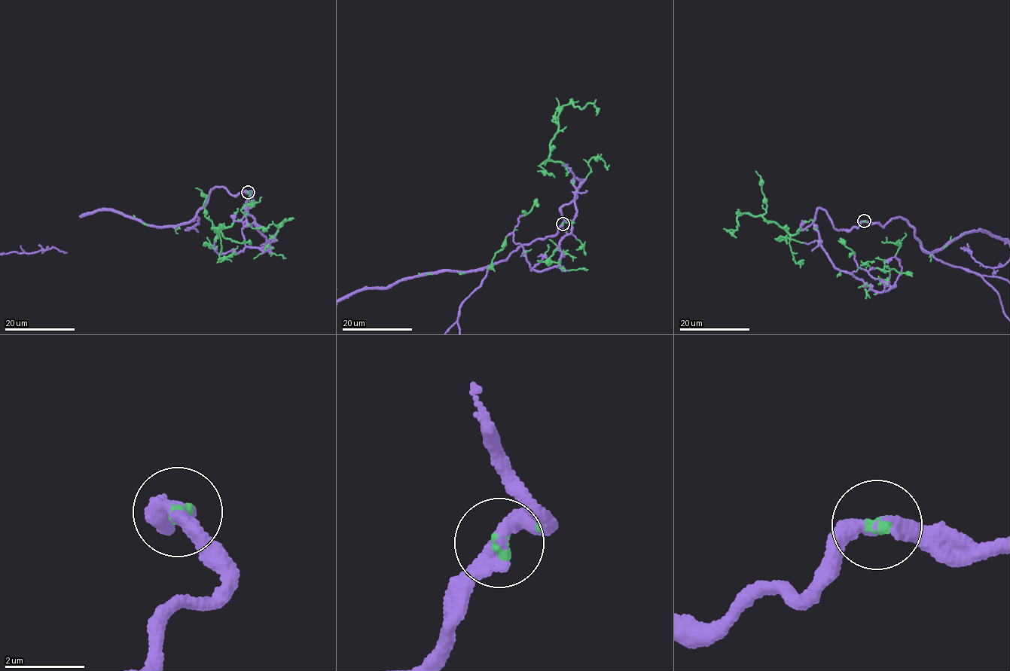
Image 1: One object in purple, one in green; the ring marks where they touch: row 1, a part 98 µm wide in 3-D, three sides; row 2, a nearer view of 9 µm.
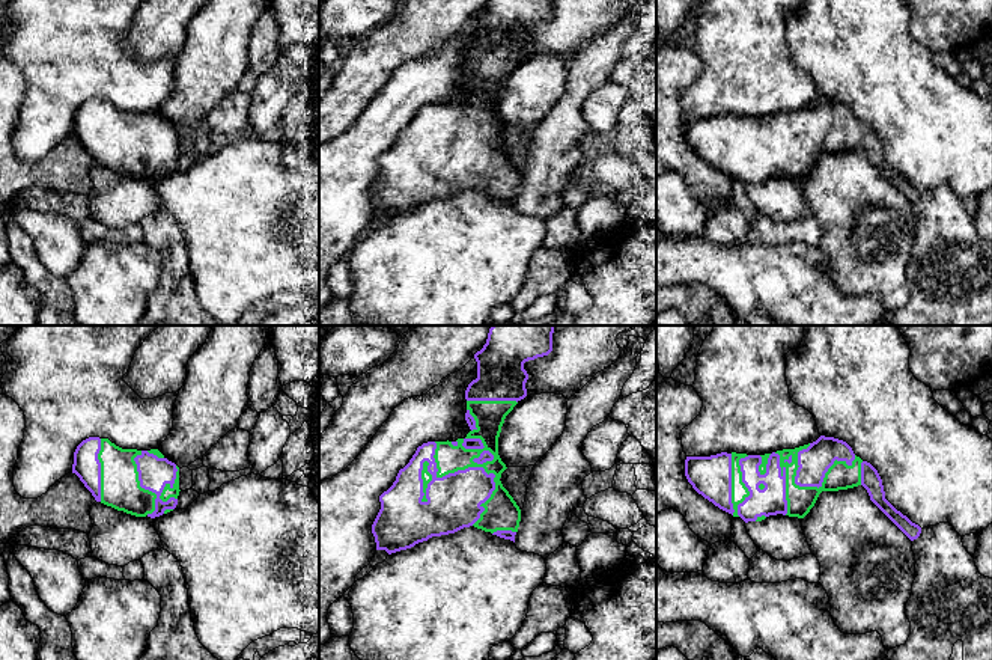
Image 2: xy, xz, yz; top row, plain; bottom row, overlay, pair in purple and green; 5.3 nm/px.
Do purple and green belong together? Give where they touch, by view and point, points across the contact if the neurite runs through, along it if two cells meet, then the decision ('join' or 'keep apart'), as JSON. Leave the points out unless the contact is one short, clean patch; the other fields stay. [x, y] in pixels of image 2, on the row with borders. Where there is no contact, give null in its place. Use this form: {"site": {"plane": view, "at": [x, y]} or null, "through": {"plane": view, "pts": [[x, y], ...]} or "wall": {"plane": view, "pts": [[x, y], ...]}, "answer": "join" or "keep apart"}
{"site": {"plane": "xz", "at": [474, 467]}, "answer": "join"}

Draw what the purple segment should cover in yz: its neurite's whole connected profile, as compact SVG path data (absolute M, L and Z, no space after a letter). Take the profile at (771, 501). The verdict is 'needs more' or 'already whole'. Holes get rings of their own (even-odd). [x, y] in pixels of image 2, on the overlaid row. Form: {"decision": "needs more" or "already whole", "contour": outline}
{"decision": "needs more", "contour": "M820 435L813 443L765 455L686 457L685 476L698 494L745 523L777 514L804 518L822 491L863 485L911 541L921 533L885 499L878 470L834 437Z"}

